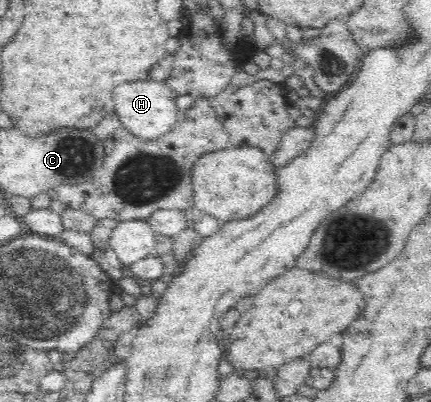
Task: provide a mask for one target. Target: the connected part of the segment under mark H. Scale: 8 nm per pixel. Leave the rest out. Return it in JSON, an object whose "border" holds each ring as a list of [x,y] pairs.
{"border":[[[151,80],[125,83],[125,85],[119,85],[113,95],[115,95],[115,111],[121,125],[139,139],[145,141],[159,139],[176,126],[179,112],[175,103],[177,95],[165,82]]]}

